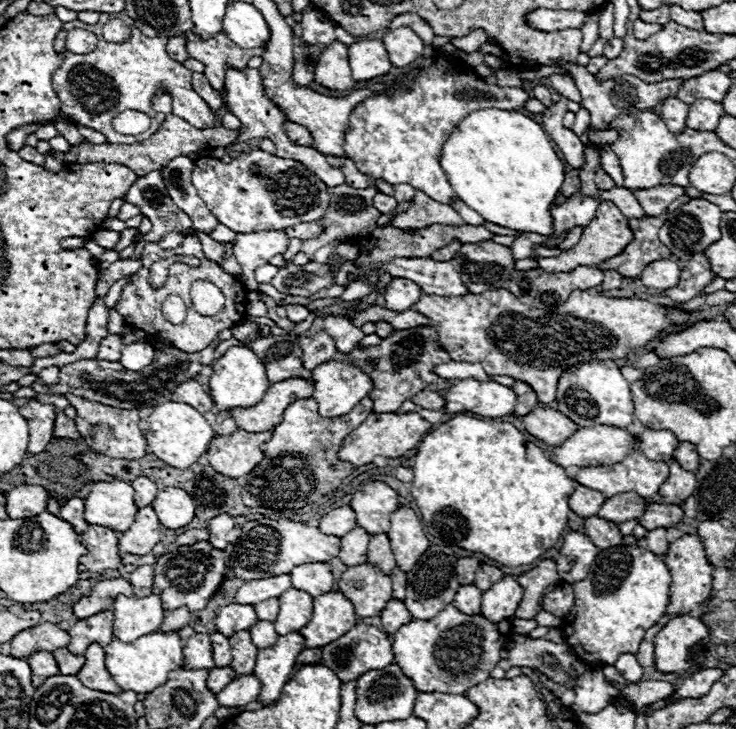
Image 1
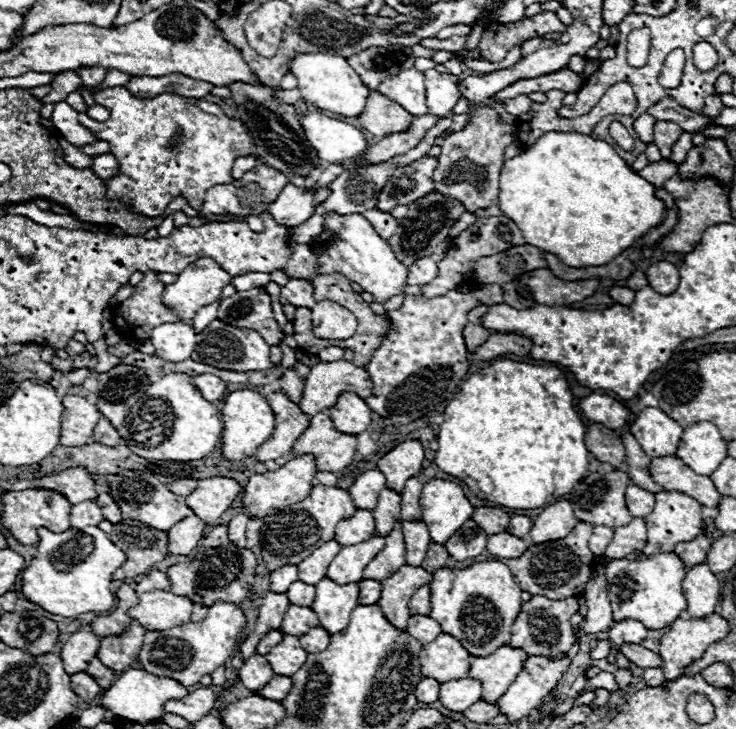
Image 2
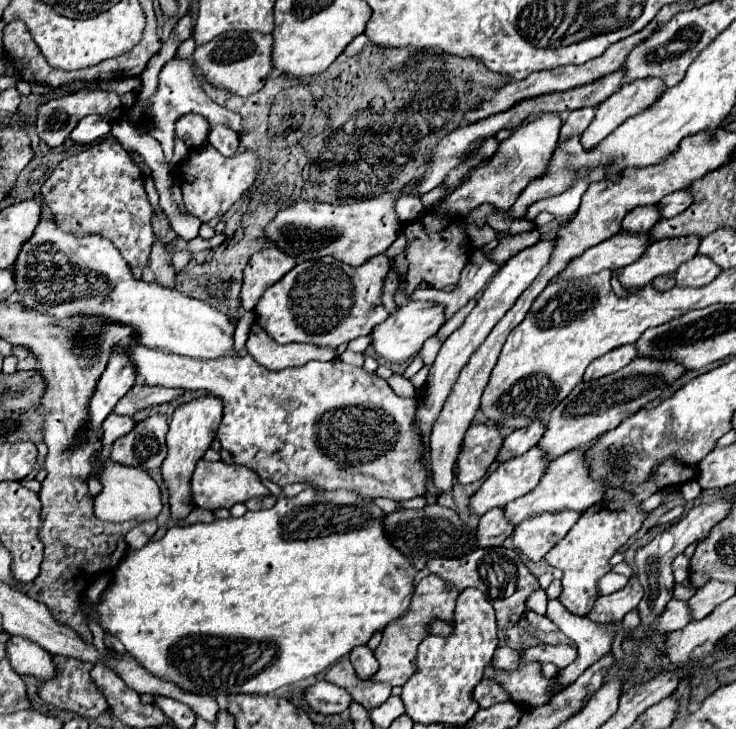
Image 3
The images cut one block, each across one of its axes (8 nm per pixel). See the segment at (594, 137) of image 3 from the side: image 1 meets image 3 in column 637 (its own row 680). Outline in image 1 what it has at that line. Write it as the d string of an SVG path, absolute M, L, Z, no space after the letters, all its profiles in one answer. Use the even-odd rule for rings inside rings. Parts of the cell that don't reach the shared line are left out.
M90 644L84 656L86 656L86 664L80 670L80 674L76 674L80 678L80 682L84 682L84 686L88 686L92 690L104 690L108 694L120 694L122 688L116 686L114 678L106 670L104 648L98 644Z

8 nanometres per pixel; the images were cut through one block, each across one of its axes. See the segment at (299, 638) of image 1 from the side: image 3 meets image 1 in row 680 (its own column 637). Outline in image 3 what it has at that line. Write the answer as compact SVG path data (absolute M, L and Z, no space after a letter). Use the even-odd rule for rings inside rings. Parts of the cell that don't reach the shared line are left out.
M682 236L682 238L668 238L658 240L652 244L642 258L634 264L628 264L620 274L620 284L624 288L640 288L644 284L652 284L656 290L670 290L674 286L674 274L680 264L688 262L696 256L700 246L698 236ZM668 274L668 276L662 276Z

